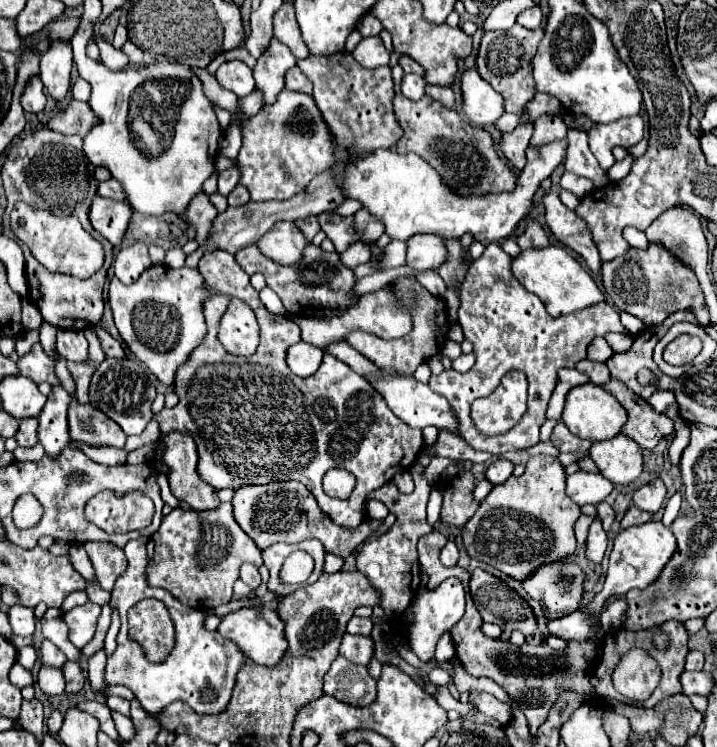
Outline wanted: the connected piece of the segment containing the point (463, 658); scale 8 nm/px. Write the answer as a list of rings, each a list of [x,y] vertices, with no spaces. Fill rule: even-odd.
[[[466,593],[466,613],[450,629],[452,643],[456,649],[458,661],[472,677],[490,677],[506,693],[508,701],[516,703],[526,715],[532,729],[540,727],[552,705],[558,701],[560,693],[574,691],[578,695],[592,695],[594,687],[590,685],[590,673],[596,667],[596,661],[602,657],[602,637],[592,637],[586,641],[568,641],[564,657],[542,657],[542,645],[524,643],[522,647],[512,645],[510,641],[498,641],[482,633],[482,617],[474,607],[470,595]]]

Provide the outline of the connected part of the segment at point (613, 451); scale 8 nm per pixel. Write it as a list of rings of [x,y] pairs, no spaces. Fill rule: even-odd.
[[[616,435],[608,441],[598,441],[590,449],[590,457],[598,471],[616,485],[632,483],[644,465],[642,449],[626,435]]]

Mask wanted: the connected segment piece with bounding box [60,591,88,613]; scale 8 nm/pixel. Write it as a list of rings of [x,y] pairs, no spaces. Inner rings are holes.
[[[76,591],[76,593],[70,593],[70,595],[64,599],[64,603],[62,603],[60,609],[62,609],[62,613],[66,613],[66,611],[78,607],[78,605],[84,605],[84,603],[88,603],[86,591]]]

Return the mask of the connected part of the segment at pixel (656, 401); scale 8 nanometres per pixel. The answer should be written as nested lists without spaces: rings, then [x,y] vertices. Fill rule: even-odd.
[[[656,391],[656,393],[650,397],[648,403],[652,405],[652,409],[654,409],[656,413],[666,413],[668,407],[674,405],[674,395],[672,395],[670,391]]]

